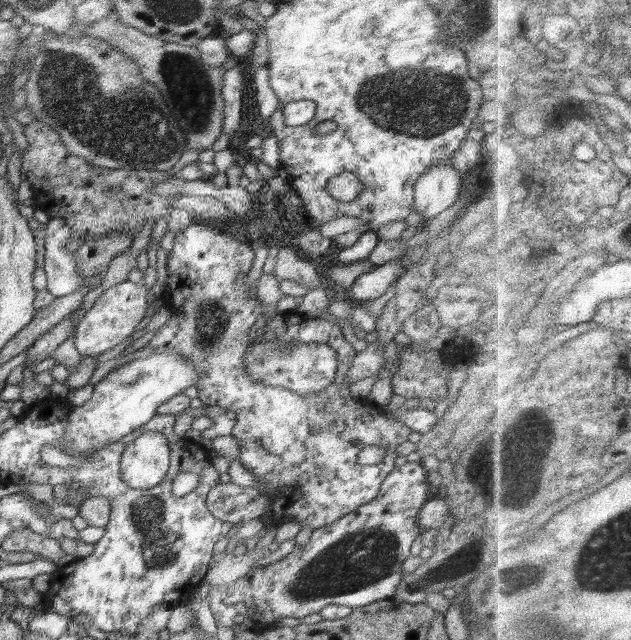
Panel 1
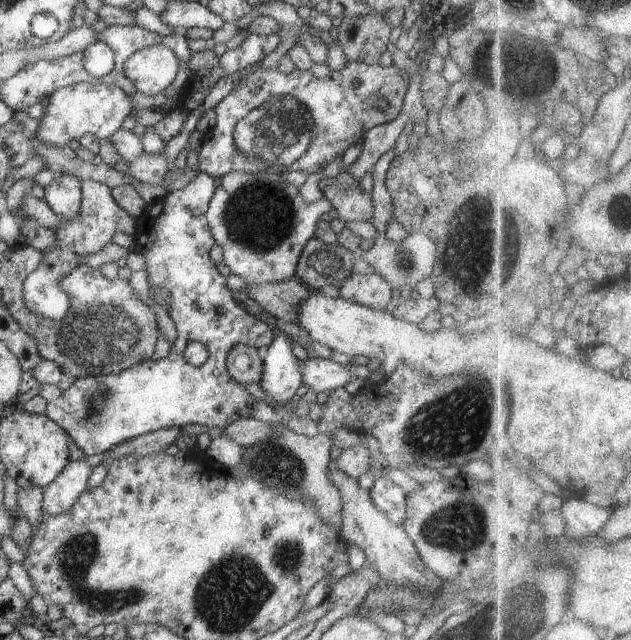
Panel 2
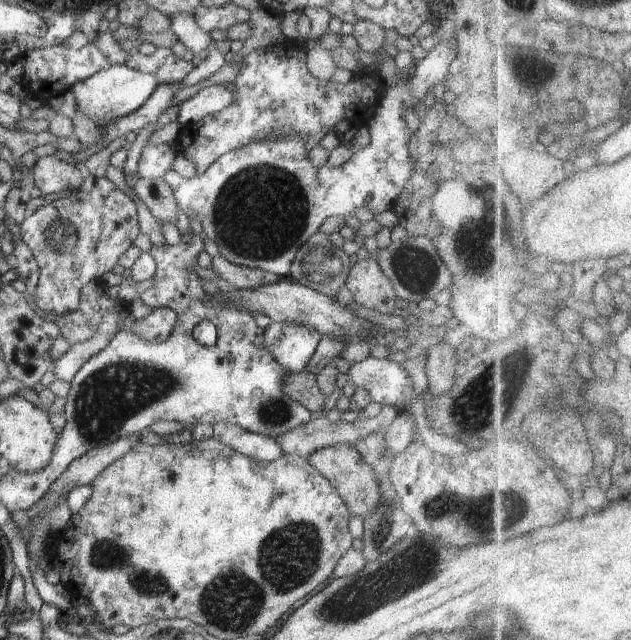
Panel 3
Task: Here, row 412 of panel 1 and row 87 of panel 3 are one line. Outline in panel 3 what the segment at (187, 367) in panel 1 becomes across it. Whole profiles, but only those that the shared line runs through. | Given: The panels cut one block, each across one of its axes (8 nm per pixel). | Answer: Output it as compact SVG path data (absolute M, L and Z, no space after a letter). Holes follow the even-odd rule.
M125 64L114 65L110 68L98 71L86 80L71 86L68 91L72 92L77 101L77 112L95 123L102 120L104 123L112 123L123 116L134 112L158 87L157 78L154 75L143 73Z

